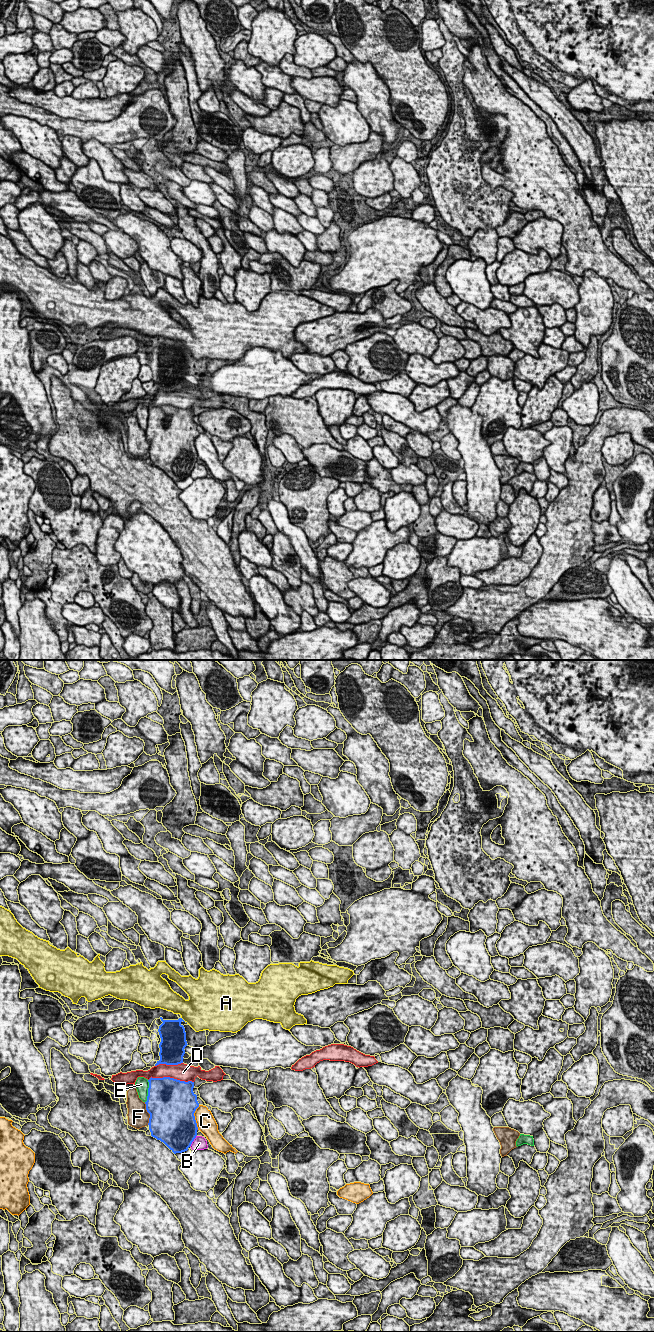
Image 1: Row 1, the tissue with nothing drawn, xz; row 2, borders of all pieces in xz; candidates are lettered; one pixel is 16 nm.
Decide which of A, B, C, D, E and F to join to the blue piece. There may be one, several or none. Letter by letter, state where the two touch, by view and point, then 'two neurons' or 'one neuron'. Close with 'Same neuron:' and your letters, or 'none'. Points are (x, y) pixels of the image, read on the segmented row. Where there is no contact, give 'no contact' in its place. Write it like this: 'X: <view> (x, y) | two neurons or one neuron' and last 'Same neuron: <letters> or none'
A: xz (183, 1020) | two neurons
B: xz (193, 1140) | two neurons
C: xz (194, 1117) | two neurons
D: xz (171, 1078) | two neurons
E: xz (148, 1091) | two neurons
F: xz (148, 1112) | two neurons
Same neuron: none

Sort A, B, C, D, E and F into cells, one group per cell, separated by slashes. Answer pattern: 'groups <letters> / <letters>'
groups A / B / C / D / E F

